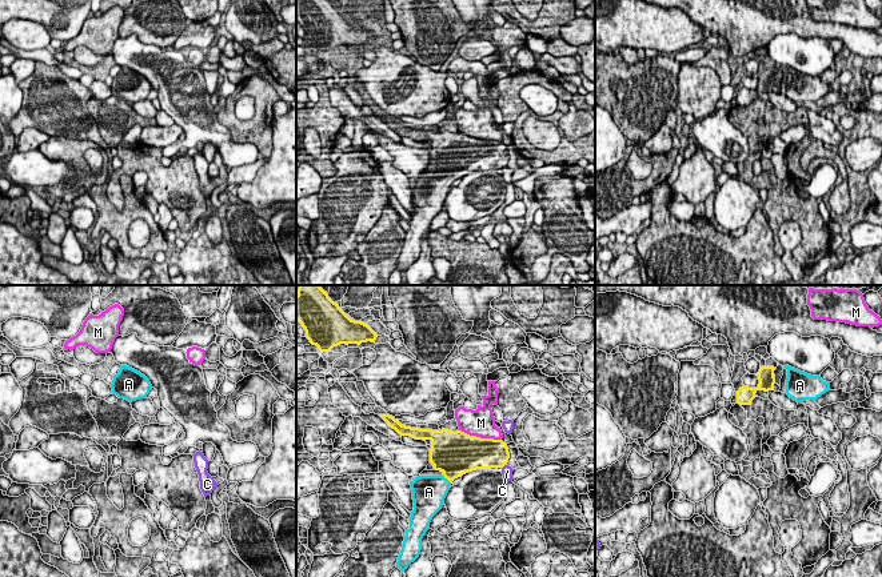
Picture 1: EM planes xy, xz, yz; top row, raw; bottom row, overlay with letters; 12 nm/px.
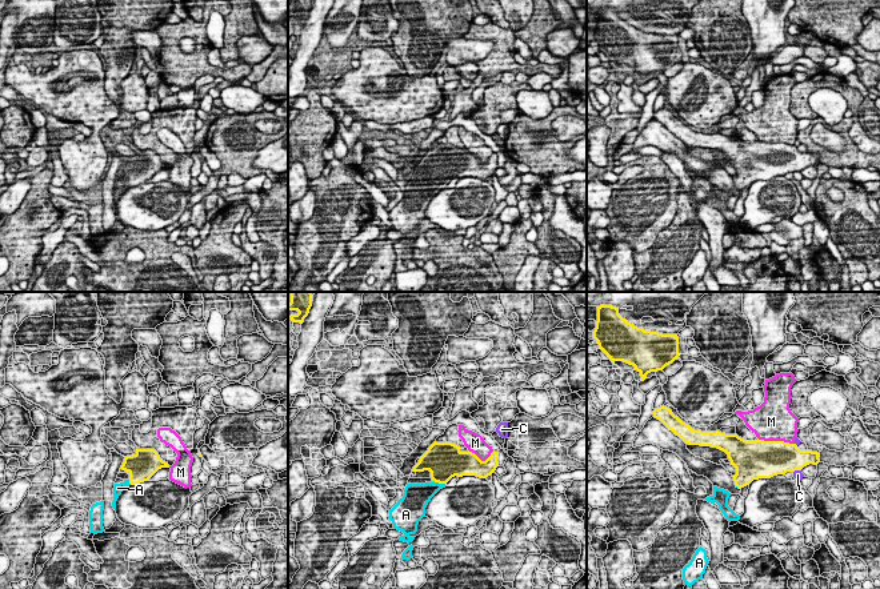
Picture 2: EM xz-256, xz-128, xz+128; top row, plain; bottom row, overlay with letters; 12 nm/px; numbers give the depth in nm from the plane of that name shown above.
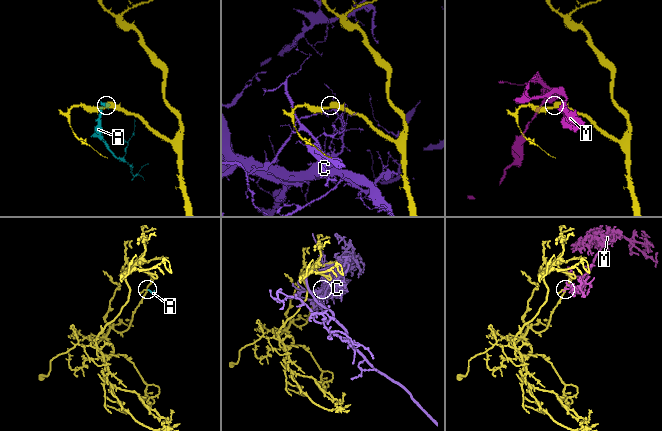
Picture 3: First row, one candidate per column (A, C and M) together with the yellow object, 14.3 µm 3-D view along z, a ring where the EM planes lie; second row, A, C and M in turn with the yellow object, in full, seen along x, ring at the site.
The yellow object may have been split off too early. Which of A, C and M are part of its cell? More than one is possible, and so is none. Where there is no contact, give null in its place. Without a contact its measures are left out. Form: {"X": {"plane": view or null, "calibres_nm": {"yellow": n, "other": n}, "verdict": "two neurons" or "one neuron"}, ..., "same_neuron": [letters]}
{"A": {"plane": "xz", "calibres_nm": {"yellow": 400, "other": 380}, "verdict": "one neuron"}, "C": {"plane": "xz", "calibres_nm": {"yellow": 360, "other": 130}, "verdict": "two neurons"}, "M": {"plane": "xz", "calibres_nm": {"yellow": 440, "other": 340}, "verdict": "two neurons"}, "same_neuron": ["A"]}

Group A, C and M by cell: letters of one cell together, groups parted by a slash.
A / C / M

